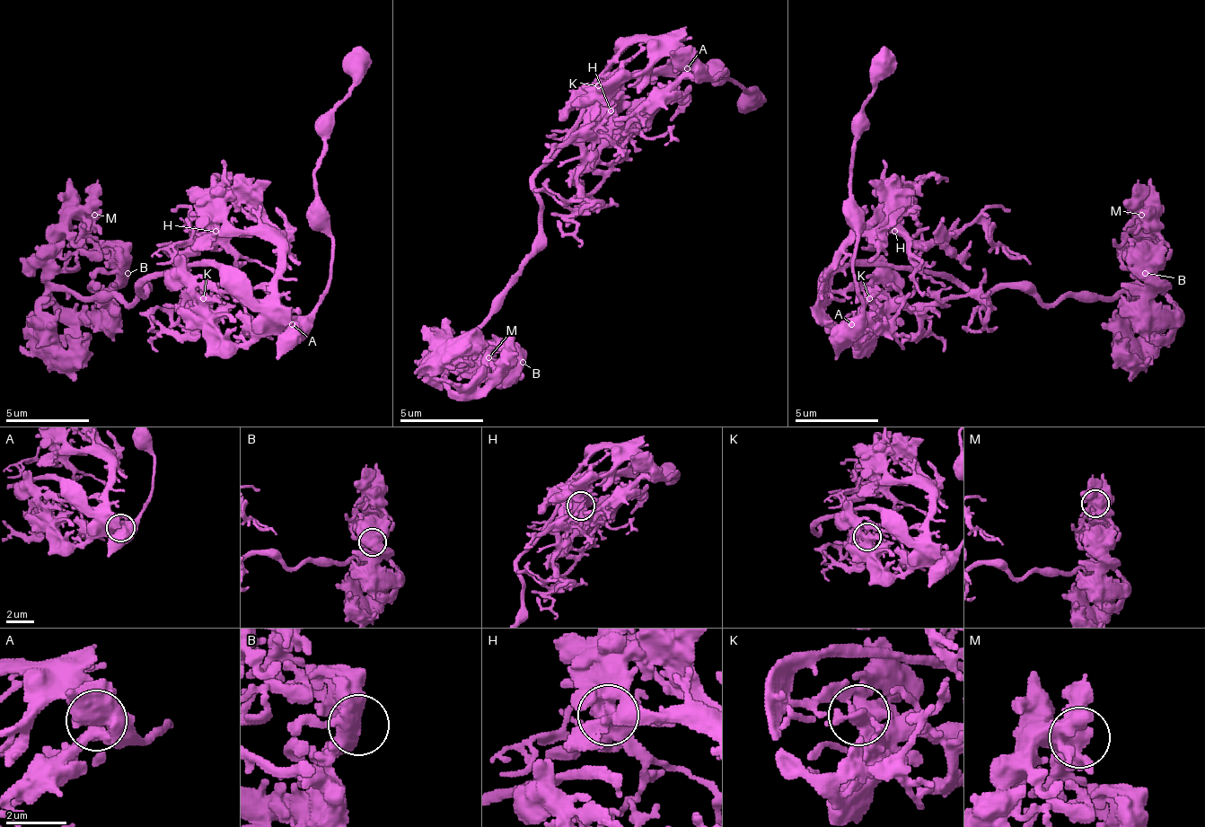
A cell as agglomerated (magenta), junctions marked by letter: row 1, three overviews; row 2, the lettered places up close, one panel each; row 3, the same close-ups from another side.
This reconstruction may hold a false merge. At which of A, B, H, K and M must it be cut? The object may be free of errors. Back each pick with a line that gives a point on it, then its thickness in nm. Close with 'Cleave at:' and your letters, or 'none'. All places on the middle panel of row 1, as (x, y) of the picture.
A: Place: (687, 68). Thickness 550 nm
Cleave at: A

